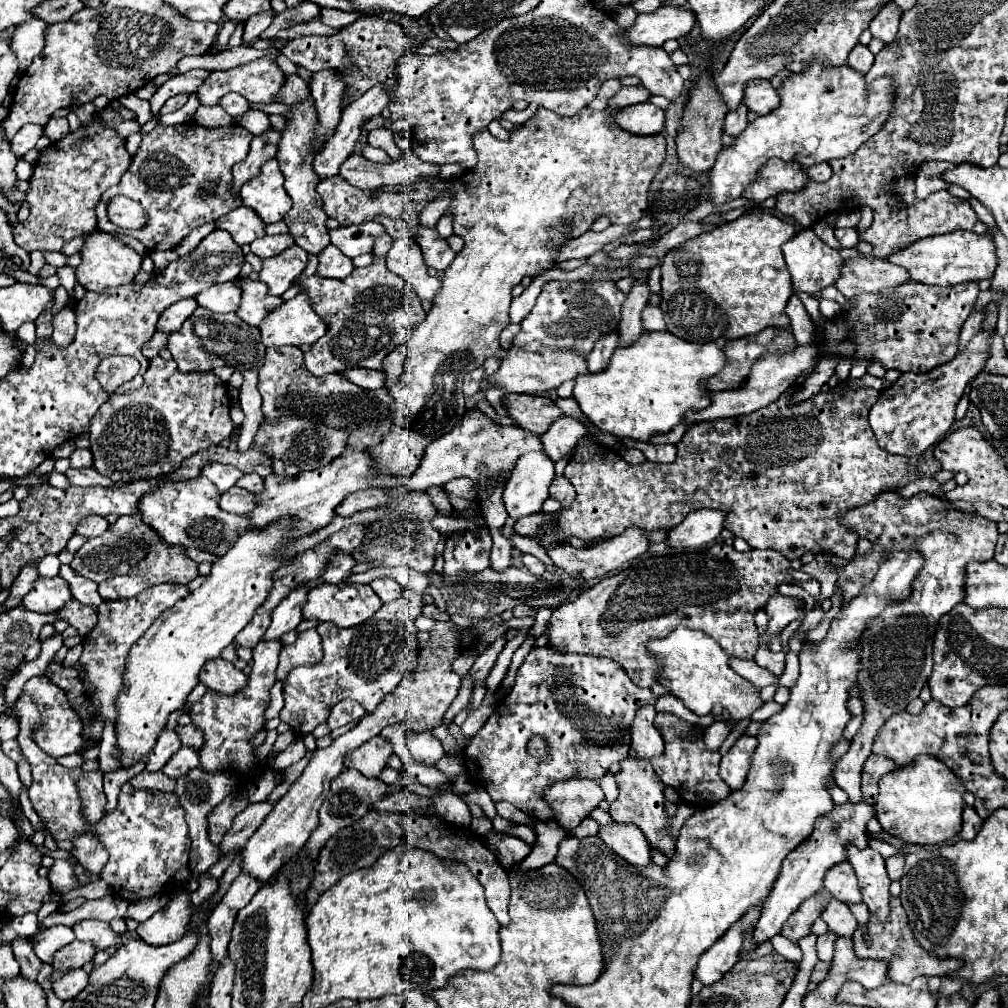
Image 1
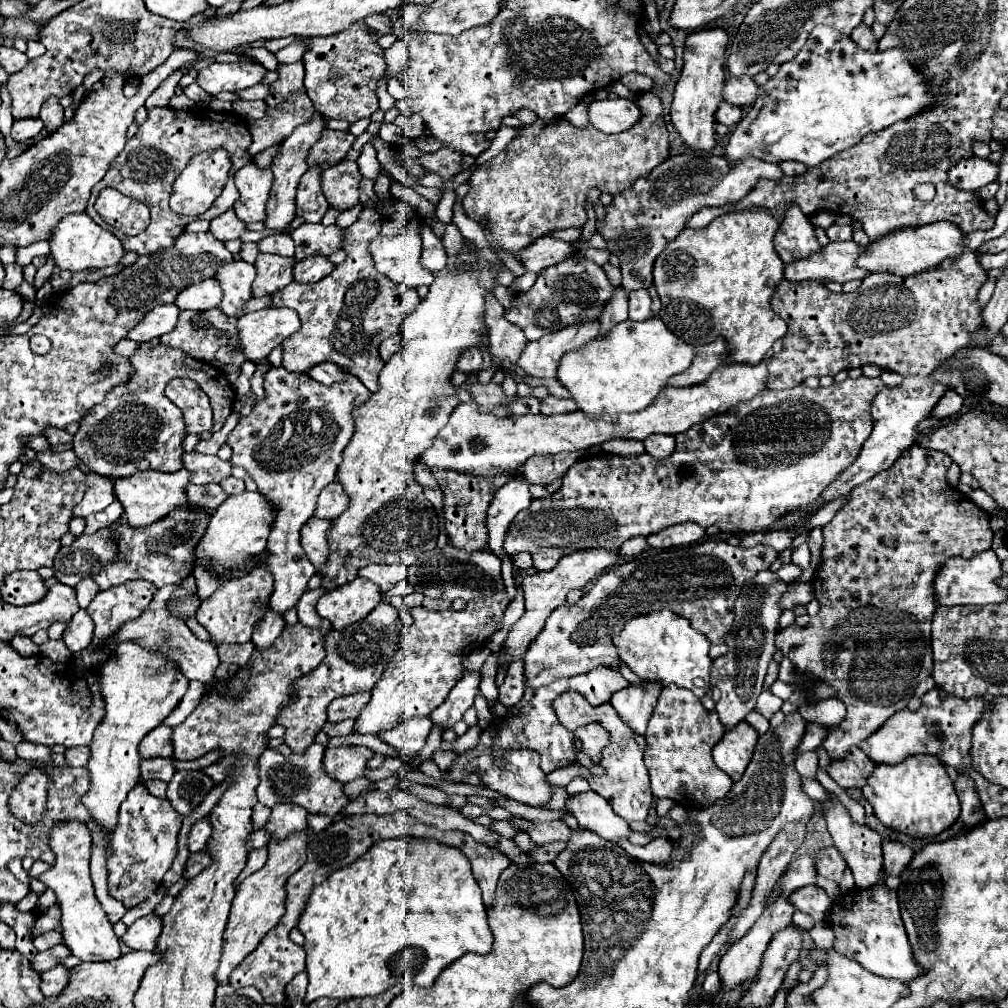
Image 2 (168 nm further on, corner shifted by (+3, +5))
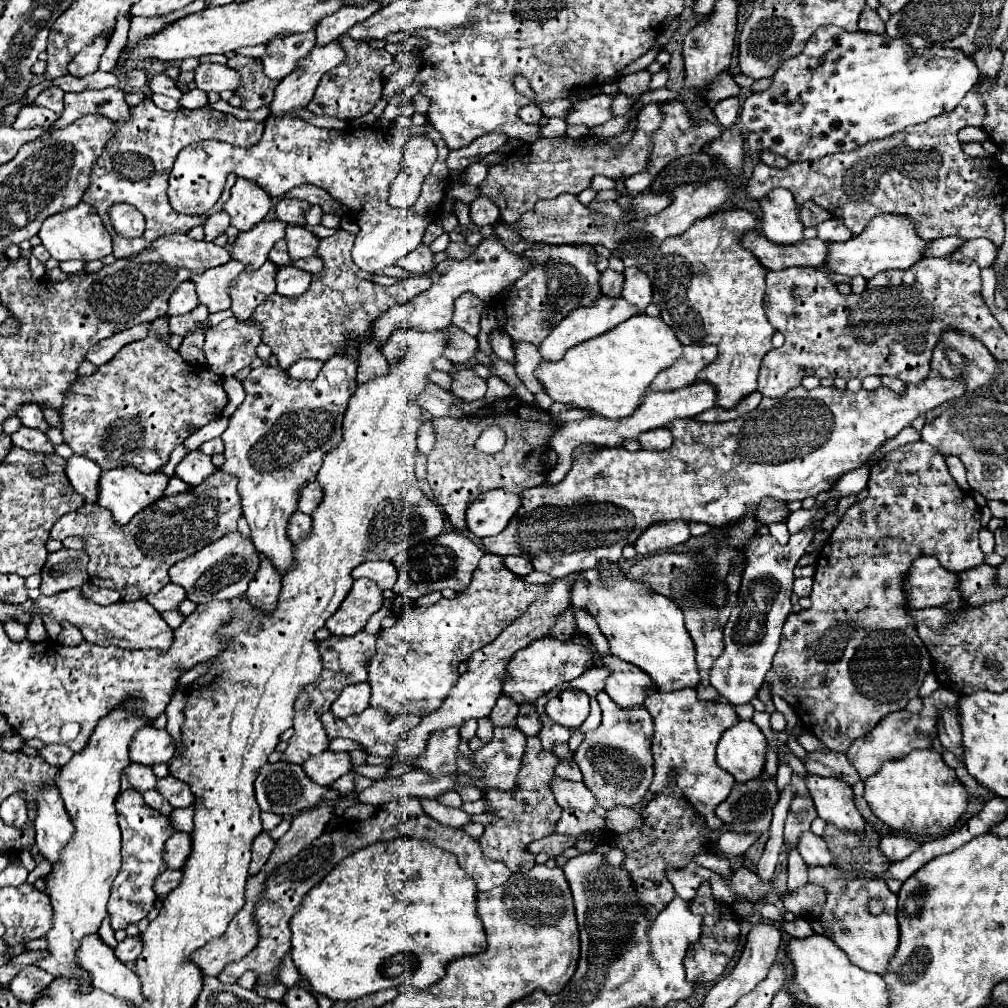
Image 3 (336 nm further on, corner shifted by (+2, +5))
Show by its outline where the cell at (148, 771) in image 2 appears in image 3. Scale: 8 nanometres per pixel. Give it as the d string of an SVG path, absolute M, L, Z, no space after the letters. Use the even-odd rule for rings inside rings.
M130 763L124 773L122 773L122 779L120 779L120 785L122 785L122 791L126 789L136 789L138 793L144 793L148 789L152 789L156 785L156 775L152 773L150 767L146 765L138 765L138 763Z

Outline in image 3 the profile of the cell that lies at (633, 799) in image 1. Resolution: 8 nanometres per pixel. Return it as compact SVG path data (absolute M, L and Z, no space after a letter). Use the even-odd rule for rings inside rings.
M600 691L598 697L602 709L602 723L596 731L586 733L580 747L574 751L574 761L584 775L584 785L596 793L598 805L612 809L616 805L636 805L648 791L652 783L652 731L654 723L644 705L636 709L622 708L610 701L606 691Z

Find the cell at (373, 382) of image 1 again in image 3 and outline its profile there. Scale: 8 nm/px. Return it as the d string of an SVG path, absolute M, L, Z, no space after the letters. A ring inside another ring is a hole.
M300 359L300 361L292 363L286 369L286 373L292 379L314 379L318 375L318 371L320 371L320 365L324 365L324 363L312 361L312 359Z

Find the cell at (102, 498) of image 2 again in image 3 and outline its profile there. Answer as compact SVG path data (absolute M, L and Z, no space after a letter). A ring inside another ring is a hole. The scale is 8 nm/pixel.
M72 455L66 459L64 471L76 493L84 495L86 503L94 503L98 497L98 479L102 469L94 461L88 461L86 457Z

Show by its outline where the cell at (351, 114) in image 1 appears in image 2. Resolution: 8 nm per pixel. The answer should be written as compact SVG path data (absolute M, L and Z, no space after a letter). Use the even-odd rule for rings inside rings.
M313 165L307 169L307 173L301 177L301 183L297 187L297 217L303 217L307 223L319 223L327 211L327 199L321 191L321 165Z

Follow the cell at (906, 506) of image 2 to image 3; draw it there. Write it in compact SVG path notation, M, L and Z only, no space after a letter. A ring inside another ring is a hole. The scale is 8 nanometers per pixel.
M916 441L910 445L904 445L896 451L890 451L884 459L880 459L872 469L870 469L870 481L868 481L868 497L860 503L854 503L852 507L848 507L848 511L842 515L840 525L834 529L834 533L830 535L830 539L824 543L824 547L818 553L818 563L816 563L816 575L814 575L814 587L812 587L812 605L808 609L800 609L798 613L790 613L788 621L784 623L784 633L782 633L782 641L780 641L780 649L772 661L772 669L768 671L768 677L764 679L766 683L770 683L770 695L778 695L784 701L790 703L790 707L796 711L796 715L800 717L800 721L804 723L804 727L808 731L812 731L830 751L838 751L838 753L846 753L848 747L852 745L852 741L856 741L858 737L868 735L878 721L892 713L892 711L900 711L906 707L906 703L914 697L918 697L918 689L924 681L924 677L932 671L932 659L930 653L926 649L926 645L922 643L922 639L916 635L916 627L914 627L914 619L908 615L910 609L904 607L904 591L902 591L902 579L904 573L908 571L908 567L912 565L912 561L916 557L922 555L932 555L940 561L940 565L948 571L964 571L970 567L976 567L984 561L984 553L978 547L978 531L980 531L980 507L976 505L976 501L972 499L970 493L962 491L958 487L958 483L952 479L952 475L948 473L948 467L944 463L944 455L934 449L932 445L924 443L924 441Z

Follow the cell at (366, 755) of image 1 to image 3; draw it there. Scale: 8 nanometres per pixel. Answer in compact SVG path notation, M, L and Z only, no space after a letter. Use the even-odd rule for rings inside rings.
M324 751L316 757L310 757L302 765L304 773L308 773L308 779L328 787L334 783L338 777L346 775L352 769L352 761L348 753L334 753L334 751Z

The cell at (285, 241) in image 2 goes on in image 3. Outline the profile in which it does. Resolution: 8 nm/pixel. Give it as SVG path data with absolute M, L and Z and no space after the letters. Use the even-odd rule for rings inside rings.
M280 239L280 241L272 247L272 251L268 253L268 259L270 259L274 265L278 265L278 267L290 265L290 257L288 257L288 253L286 253L286 241L284 241L284 239Z

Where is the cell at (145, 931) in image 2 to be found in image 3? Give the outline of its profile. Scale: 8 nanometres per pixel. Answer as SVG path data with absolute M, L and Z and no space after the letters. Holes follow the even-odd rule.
M126 937L122 943L118 943L118 947L114 949L116 957L122 961L122 963L130 963L130 961L136 961L138 955L142 951L142 941L140 939L132 939L132 937Z

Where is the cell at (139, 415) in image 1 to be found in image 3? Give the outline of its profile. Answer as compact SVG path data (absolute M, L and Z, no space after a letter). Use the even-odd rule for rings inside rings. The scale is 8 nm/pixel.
M168 315L158 317L150 323L148 337L124 345L108 365L102 365L88 377L80 377L80 381L68 389L68 401L64 401L64 409L60 411L60 423L64 443L70 445L76 455L92 459L102 469L132 465L142 473L154 473L168 463L172 449L184 443L190 433L204 427L210 419L220 417L228 403L222 377L212 373L206 365L182 361L182 357L164 343L168 335Z

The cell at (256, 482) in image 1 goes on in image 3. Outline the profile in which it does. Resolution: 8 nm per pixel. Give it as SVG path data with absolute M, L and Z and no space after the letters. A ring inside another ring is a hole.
M216 469L216 473L206 477L198 487L188 489L188 493L160 497L156 505L144 509L144 515L136 517L128 525L116 525L106 509L86 503L78 511L60 517L60 521L56 521L50 531L50 537L82 537L84 551L90 557L90 583L96 587L118 591L124 601L138 601L170 583L168 569L176 561L182 561L184 557L204 549L212 541L236 531L236 523L242 517L236 485L236 477L224 473L222 469Z

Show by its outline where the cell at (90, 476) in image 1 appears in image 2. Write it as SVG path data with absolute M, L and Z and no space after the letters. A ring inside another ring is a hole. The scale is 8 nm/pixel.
M47 449L43 453L37 453L37 457L39 457L41 465L45 465L45 469L51 469L55 473L65 473L67 469L79 467L79 459L75 457L73 449L67 449L61 453L53 453L51 449Z

